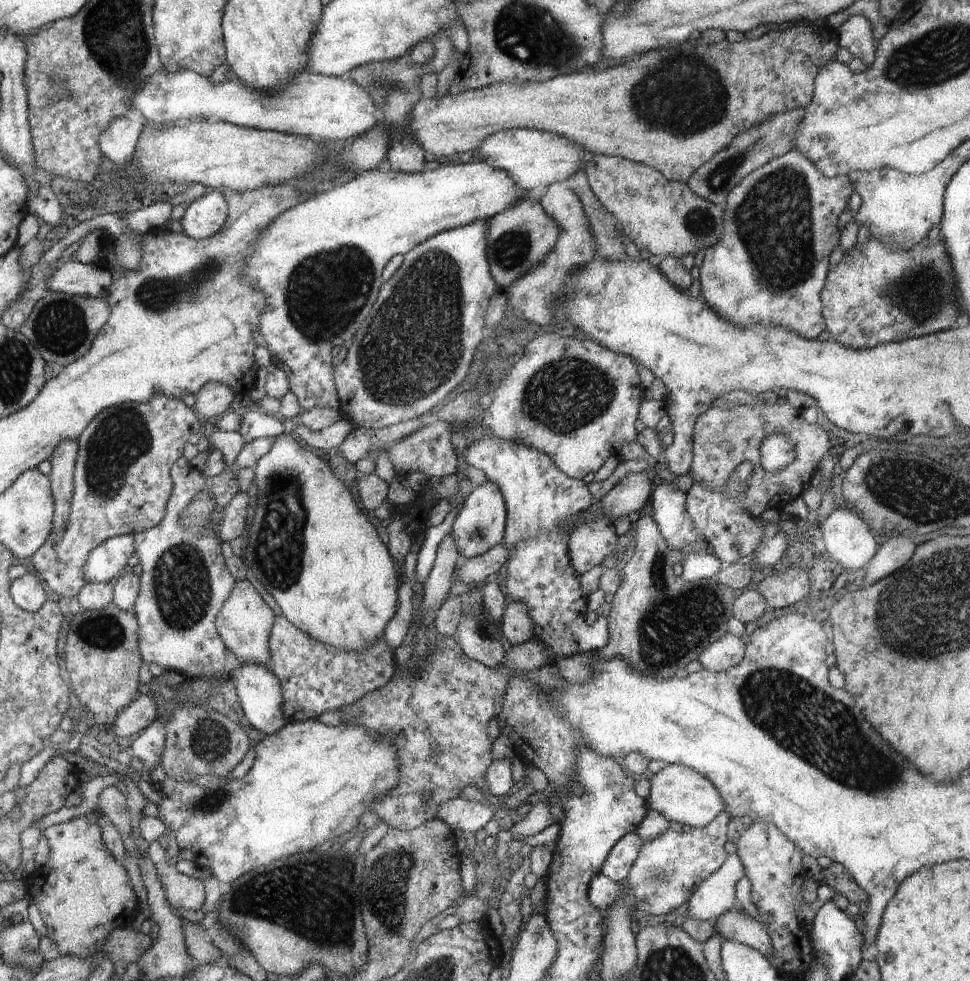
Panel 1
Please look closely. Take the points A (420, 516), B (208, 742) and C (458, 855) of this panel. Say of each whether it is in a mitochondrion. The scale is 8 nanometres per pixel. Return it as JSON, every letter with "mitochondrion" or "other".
{"A":"other","B":"mitochondrion","C":"other"}

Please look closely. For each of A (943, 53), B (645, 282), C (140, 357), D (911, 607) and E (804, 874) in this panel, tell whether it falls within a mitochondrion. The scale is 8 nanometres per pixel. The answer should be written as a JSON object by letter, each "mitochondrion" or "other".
{"A":"mitochondrion","B":"other","C":"other","D":"mitochondrion","E":"other"}

